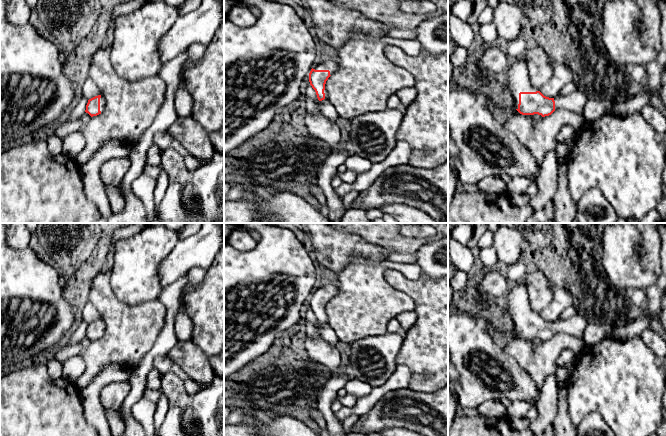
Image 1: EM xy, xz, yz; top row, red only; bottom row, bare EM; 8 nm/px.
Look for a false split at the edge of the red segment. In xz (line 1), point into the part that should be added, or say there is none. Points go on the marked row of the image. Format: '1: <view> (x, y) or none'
1: xz (327, 64)

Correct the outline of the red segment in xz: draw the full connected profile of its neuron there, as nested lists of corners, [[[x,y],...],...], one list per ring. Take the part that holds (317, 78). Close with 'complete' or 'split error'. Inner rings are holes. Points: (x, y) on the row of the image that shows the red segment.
[[[325,58],[321,63],[311,69],[309,82],[315,90],[319,101],[327,99],[327,90],[325,88],[326,81],[338,68],[338,61]]]; split error

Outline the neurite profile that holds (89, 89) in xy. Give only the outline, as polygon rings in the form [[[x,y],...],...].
[[[87,78],[82,86],[82,97],[85,97],[86,99],[91,99],[95,96],[101,95],[101,90],[98,88],[98,86],[94,83],[94,81],[90,78]]]

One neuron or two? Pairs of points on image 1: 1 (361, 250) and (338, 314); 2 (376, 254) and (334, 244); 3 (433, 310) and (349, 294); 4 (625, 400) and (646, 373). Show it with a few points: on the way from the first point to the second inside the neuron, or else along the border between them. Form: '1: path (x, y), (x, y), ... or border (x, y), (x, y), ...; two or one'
1: border (382, 259), (372, 261), (354, 258), (340, 271); two
2: path (366, 249), (356, 246), (344, 246); one
3: border (398, 289), (405, 292), (413, 300), (415, 310); two
4: path (628, 393), (639, 380); one

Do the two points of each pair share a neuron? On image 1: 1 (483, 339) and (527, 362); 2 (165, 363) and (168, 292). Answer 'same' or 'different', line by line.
1: different
2: different

